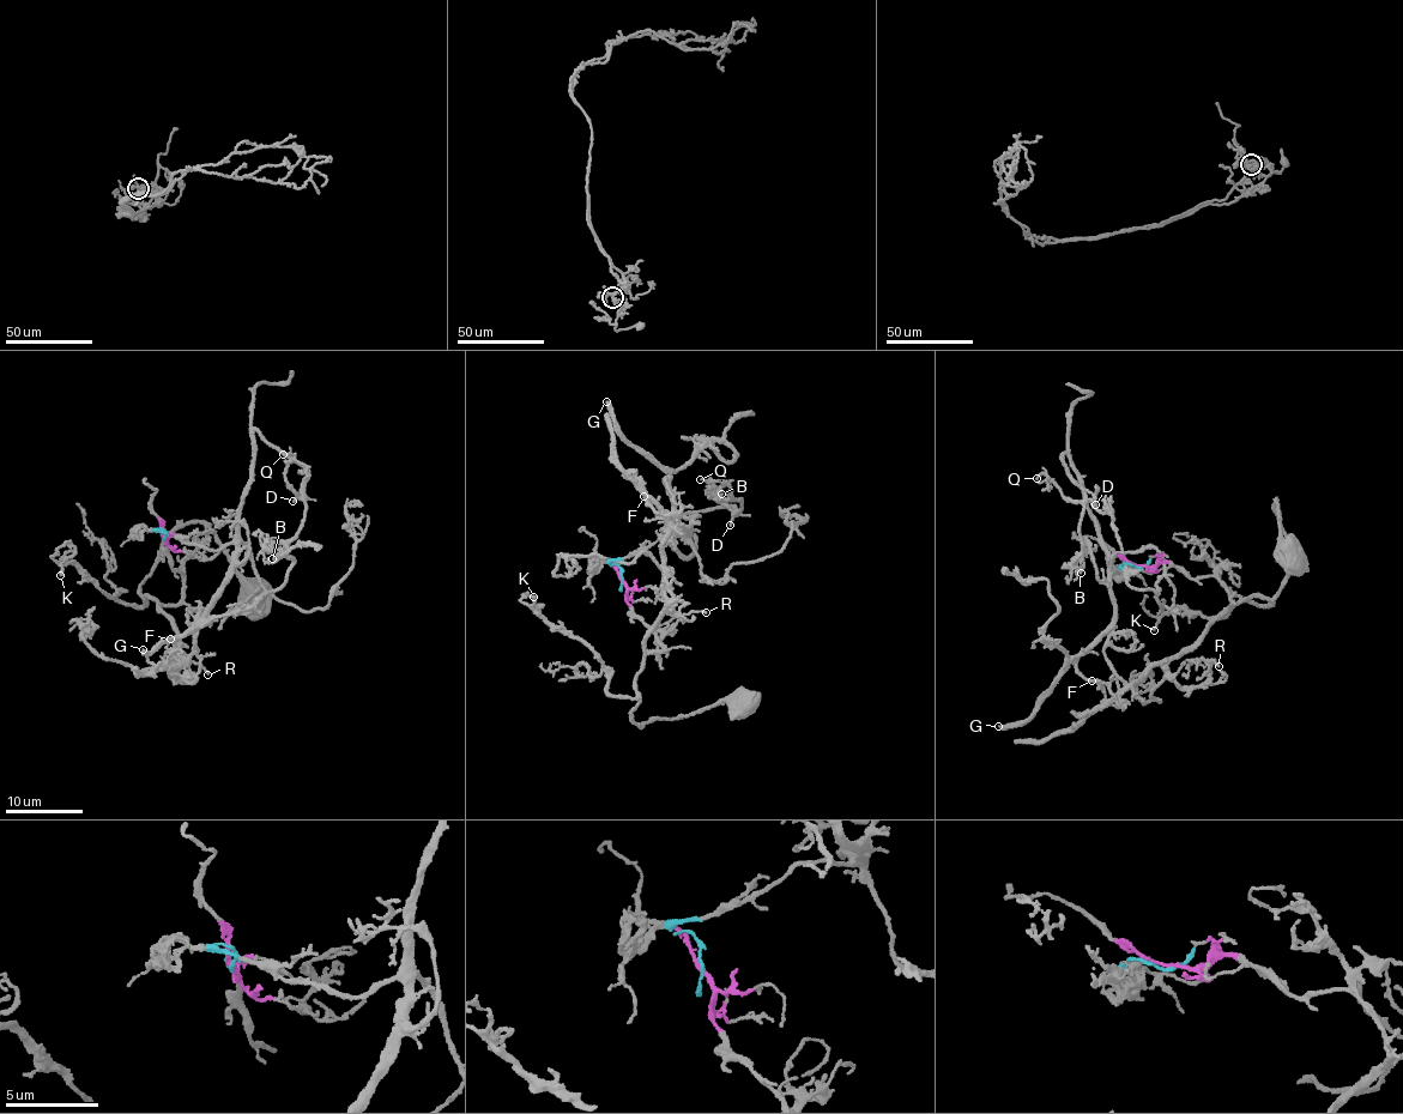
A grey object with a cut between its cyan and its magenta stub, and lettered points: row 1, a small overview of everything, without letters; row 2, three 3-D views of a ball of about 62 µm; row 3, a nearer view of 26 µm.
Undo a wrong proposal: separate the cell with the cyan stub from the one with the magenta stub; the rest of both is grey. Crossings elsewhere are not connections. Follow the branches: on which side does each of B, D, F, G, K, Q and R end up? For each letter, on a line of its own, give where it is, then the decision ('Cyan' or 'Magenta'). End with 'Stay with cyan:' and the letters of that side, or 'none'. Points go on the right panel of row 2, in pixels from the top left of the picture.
B: Place: (1081, 573). Cyan
D: Place: (1095, 504). Cyan
F: Place: (1092, 680). Cyan
G: Place: (998, 726). Cyan
K: Place: (1154, 630). Magenta
Q: Place: (1036, 478). Cyan
R: Place: (1219, 666). Magenta
Stay with cyan: B, D, F, G, Q

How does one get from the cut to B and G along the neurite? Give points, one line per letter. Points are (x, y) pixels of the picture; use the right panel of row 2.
B: (1141, 567), (1125, 563), (1110, 574), (1112, 563), (1083, 479), (1064, 454), (1084, 495), (1080, 574)
G: (1141, 567), (1125, 563), (1110, 574), (1111, 561), (1113, 622), (1066, 663), (1040, 706), (1017, 726), (999, 725)

